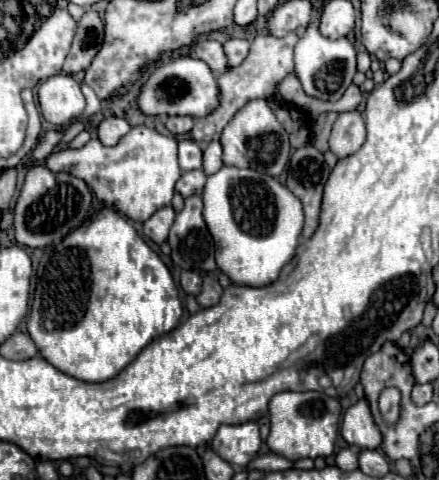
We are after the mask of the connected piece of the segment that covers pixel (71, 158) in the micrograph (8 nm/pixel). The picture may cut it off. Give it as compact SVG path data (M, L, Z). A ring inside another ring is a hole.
M146 126L132 128L114 148L102 146L94 136L80 150L56 150L46 158L44 166L54 174L66 172L82 178L94 190L98 200L126 214L134 222L146 222L156 210L168 206L174 196L174 184L182 176L176 140Z

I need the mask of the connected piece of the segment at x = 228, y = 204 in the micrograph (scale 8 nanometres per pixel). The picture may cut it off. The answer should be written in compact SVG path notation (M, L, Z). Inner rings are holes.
M222 166L216 174L208 176L202 200L204 220L216 246L218 268L238 286L268 286L268 282L276 282L280 270L296 256L296 246L300 242L304 226L304 208L300 198L296 198L296 194L292 194L288 186L280 184L270 174L252 168Z

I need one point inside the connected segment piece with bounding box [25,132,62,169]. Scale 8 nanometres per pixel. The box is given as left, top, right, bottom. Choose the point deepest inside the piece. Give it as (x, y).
(50, 142)

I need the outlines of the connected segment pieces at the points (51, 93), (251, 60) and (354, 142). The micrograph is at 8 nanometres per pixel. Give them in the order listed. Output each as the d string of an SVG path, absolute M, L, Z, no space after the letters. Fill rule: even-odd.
M56 74L40 84L38 102L42 116L54 126L68 126L84 112L84 94L80 84L68 74Z
M290 32L288 36L284 38L274 38L274 36L268 36L268 34L258 34L250 46L250 54L248 58L232 68L228 74L222 74L218 76L218 86L220 86L220 106L204 116L204 118L194 118L194 126L188 134L176 134L174 138L176 140L196 140L196 142L210 142L214 140L214 136L222 134L222 128L232 120L232 116L250 100L254 98L266 98L266 100L274 100L278 104L282 104L282 98L278 96L278 84L294 72L294 58L292 58L292 52L294 52L294 46L296 46L296 32Z
M358 110L340 112L330 134L330 150L336 158L352 156L360 150L366 138L366 122Z

